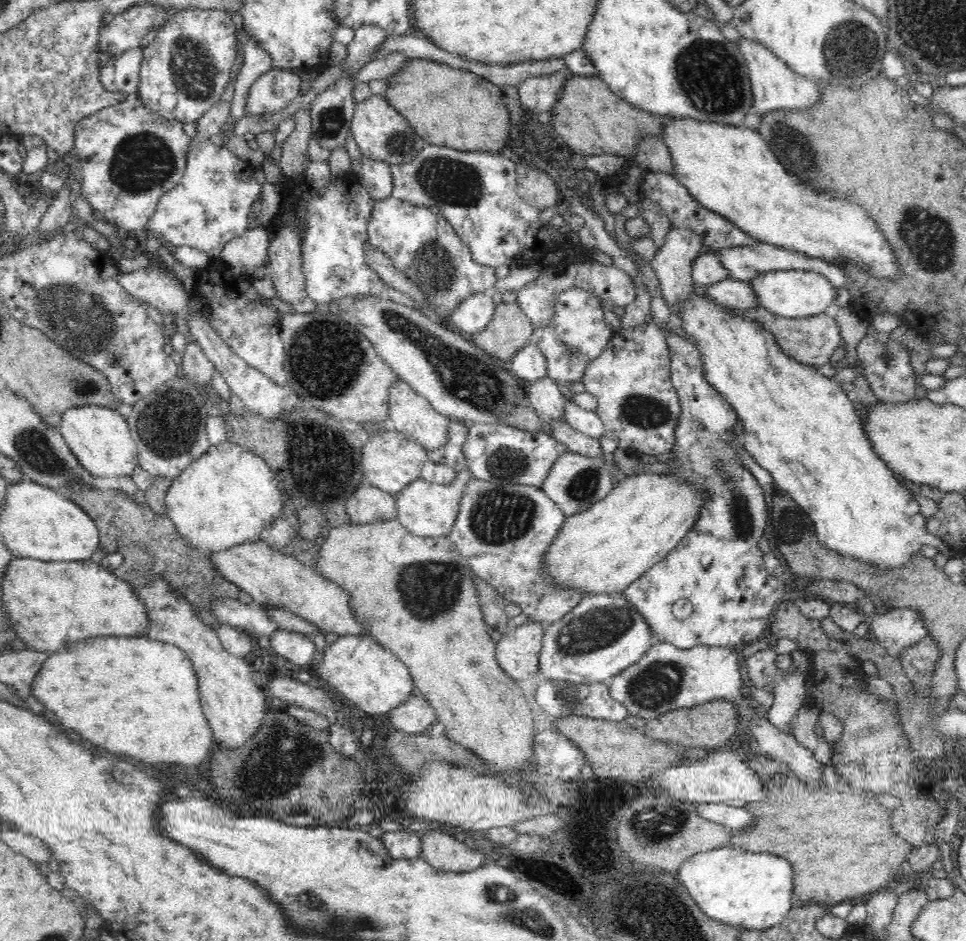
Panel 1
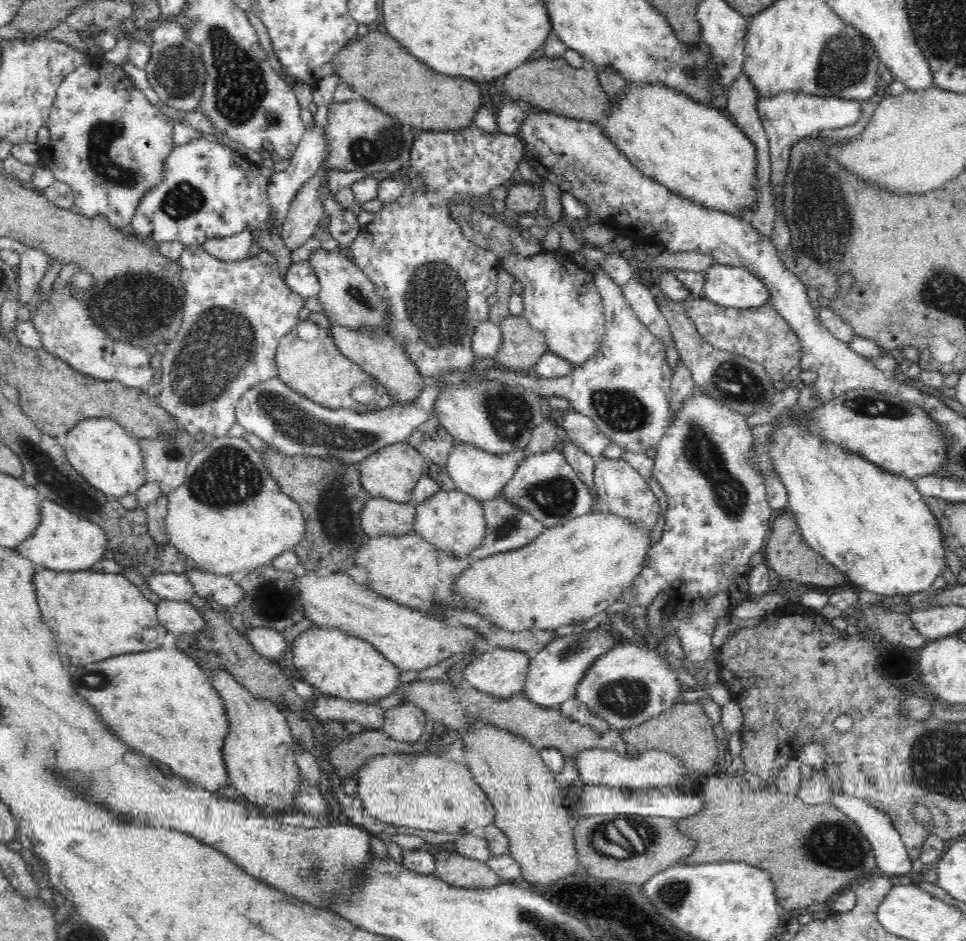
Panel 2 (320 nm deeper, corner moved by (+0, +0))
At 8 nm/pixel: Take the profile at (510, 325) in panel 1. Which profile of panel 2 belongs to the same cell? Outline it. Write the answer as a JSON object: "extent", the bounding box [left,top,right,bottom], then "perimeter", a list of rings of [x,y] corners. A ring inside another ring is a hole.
{"extent":[494,315,548,373],"perimeter":[[[508,315],[499,322],[501,328],[501,343],[494,356],[494,361],[498,361],[511,370],[520,369],[524,373],[529,373],[531,366],[540,358],[541,354],[548,352],[546,339],[542,331],[534,328],[524,315]]]}

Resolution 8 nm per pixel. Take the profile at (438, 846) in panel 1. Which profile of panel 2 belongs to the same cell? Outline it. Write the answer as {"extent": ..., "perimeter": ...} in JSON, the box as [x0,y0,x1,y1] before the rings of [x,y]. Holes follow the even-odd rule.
{"extent":[433,846,502,888],"perimeter":[[[441,846],[433,848],[435,855],[434,875],[456,887],[490,888],[502,881],[486,861],[468,858],[458,851],[450,852]]]}

